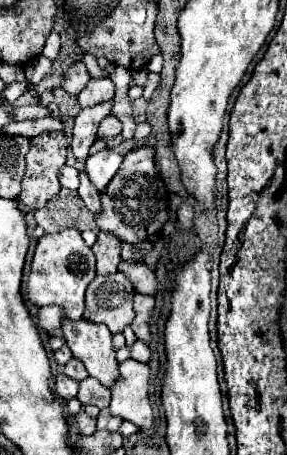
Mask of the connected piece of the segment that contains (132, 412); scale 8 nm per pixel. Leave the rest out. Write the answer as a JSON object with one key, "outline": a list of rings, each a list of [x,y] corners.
{"outline":[[[127,359],[119,363],[119,371],[123,379],[111,389],[111,413],[141,429],[149,429],[153,425],[153,411],[149,403],[149,365]]]}

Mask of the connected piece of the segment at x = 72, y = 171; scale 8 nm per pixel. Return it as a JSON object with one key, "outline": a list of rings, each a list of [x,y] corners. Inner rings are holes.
{"outline":[[[65,165],[65,167],[61,169],[59,181],[61,181],[61,187],[71,189],[71,191],[77,191],[77,187],[79,187],[79,171],[77,171],[75,167]]]}

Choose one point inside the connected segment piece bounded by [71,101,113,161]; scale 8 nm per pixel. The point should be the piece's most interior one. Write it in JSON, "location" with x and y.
{"location":[85,129]}

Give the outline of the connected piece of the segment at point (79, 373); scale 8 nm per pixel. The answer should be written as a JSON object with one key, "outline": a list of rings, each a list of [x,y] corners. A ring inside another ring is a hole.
{"outline":[[[71,359],[65,367],[63,367],[63,373],[75,381],[83,381],[87,377],[87,371],[85,371],[85,365],[79,361],[79,359]]]}

